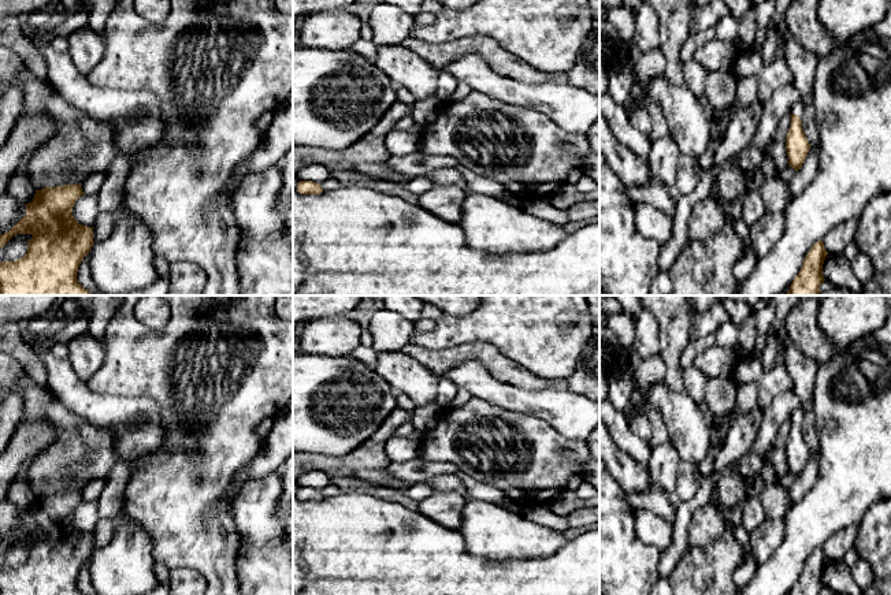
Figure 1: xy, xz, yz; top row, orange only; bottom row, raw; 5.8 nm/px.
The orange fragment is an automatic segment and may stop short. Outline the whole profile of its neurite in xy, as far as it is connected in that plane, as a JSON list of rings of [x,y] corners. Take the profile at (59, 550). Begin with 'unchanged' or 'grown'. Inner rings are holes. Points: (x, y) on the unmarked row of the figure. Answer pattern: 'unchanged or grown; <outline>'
unchanged; [[[81,491],[36,497],[33,507],[25,510],[26,521],[8,539],[0,542],[0,554],[16,540],[33,542],[22,565],[0,569],[0,595],[83,595],[77,579],[94,547],[93,533],[79,531],[73,523],[75,507],[83,502]]]

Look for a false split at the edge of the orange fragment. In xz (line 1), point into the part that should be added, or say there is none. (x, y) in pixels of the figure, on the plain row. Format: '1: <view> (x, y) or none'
1: none

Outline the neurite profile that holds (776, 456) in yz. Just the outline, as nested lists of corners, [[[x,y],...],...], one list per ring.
[[[786,420],[783,423],[777,436],[772,442],[771,449],[765,457],[765,461],[769,462],[775,468],[779,477],[788,473],[786,445],[787,445],[790,432],[791,432],[791,423],[790,423],[790,420]]]

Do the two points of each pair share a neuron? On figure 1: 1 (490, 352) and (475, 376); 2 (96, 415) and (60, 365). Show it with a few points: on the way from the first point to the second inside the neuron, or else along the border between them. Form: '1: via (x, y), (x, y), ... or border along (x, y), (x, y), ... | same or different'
1: border along (450, 368), (476, 360), (492, 376), (509, 383) | different
2: via (84, 402), (60, 378) | same

